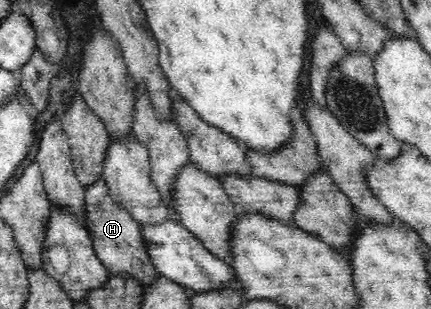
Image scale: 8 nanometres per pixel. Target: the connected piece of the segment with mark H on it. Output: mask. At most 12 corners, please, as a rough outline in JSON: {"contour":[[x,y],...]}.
{"contour":[[101,176],[85,187],[86,223],[109,273],[141,286],[161,275],[139,221]]}

